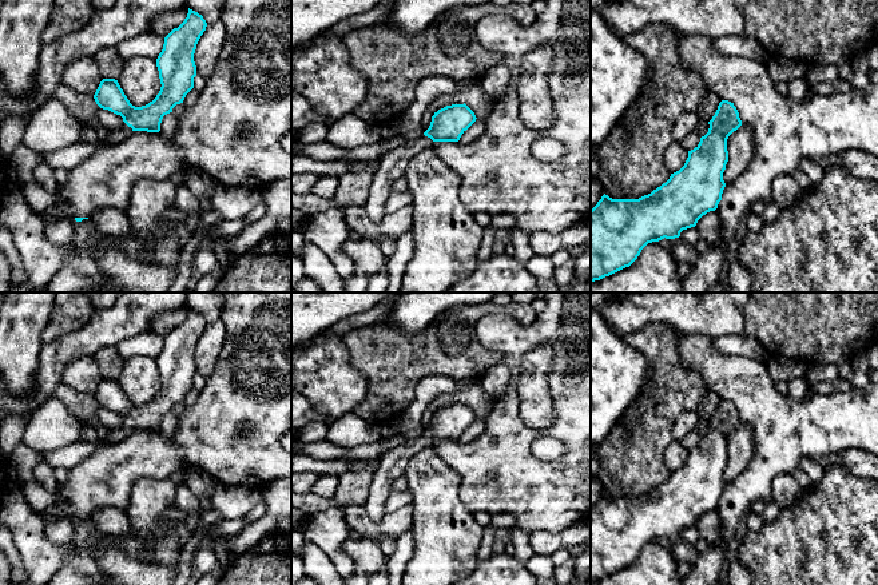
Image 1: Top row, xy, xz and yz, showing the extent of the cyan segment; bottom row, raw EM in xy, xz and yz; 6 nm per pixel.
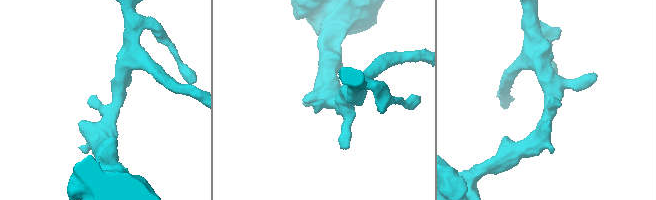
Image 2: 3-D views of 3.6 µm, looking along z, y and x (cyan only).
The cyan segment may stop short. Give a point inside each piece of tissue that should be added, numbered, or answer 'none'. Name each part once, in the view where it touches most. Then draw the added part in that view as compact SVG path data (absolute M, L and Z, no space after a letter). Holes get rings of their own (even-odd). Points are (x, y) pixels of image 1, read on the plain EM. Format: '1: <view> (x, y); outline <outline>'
1: xy (116, 434); outline M123 421L118 427L110 429L108 438L103 441L108 443L118 443L122 439L124 439L131 431L132 431L132 427Z

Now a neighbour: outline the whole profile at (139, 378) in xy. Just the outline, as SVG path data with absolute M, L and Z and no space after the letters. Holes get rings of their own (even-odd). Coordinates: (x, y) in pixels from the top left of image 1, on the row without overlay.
M150 357L126 359L116 379L130 402L135 406L152 401L162 386L156 359Z

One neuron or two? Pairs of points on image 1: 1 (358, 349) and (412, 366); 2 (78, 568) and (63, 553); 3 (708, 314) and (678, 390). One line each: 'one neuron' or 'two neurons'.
1: one neuron
2: two neurons
3: two neurons

